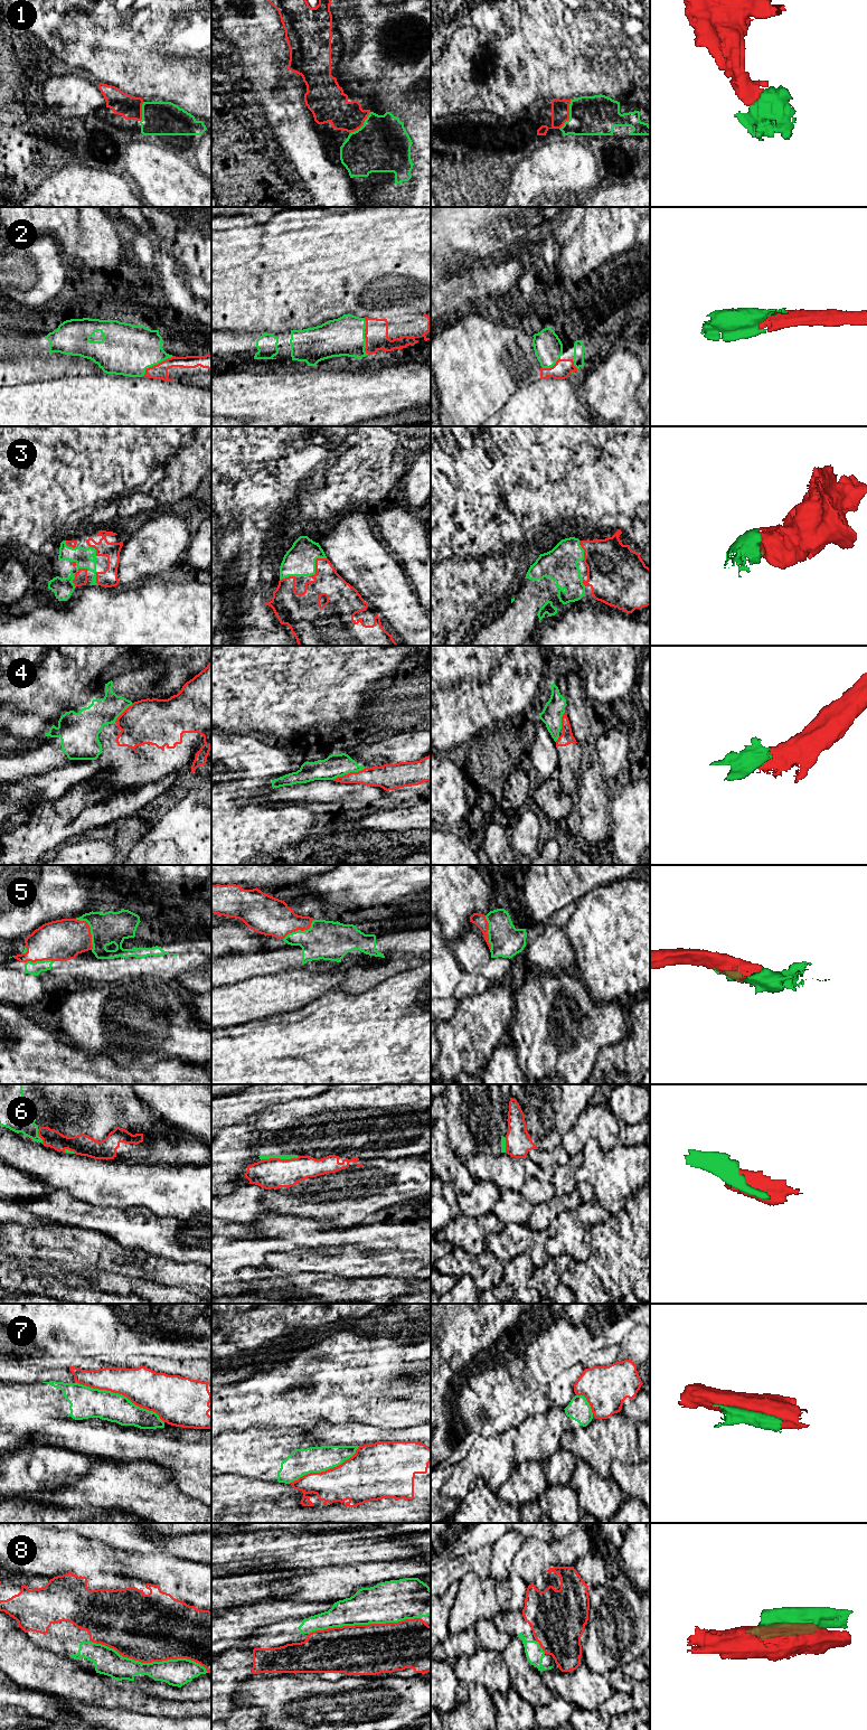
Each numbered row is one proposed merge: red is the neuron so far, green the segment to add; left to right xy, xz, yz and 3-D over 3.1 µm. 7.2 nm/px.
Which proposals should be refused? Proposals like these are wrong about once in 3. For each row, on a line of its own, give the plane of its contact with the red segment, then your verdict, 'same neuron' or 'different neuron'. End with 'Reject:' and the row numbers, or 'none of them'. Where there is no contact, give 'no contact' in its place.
1: yz | same neuron
2: xz | same neuron
3: xz | same neuron
4: xz | different neuron
5: xy | same neuron
6: xz | different neuron
7: xy | different neuron
8: xy | same neuron
Reject: 4, 6, 7

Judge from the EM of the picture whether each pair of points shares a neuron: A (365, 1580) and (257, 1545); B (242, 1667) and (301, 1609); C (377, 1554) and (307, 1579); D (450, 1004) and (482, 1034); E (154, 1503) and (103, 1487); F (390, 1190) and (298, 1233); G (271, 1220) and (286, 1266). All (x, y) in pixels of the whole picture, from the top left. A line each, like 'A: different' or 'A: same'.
A: different
B: different
C: different
D: different
E: same
F: different
G: same

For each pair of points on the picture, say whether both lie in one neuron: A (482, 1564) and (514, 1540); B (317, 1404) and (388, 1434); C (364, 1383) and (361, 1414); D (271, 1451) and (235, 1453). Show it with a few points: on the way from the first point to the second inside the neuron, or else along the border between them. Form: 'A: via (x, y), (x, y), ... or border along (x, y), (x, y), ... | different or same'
A: border along (493, 1545), (489, 1576) | different
B: border along (338, 1425), (361, 1422), (390, 1429) | different
C: border along (354, 1380), (357, 1384), (356, 1394), (375, 1392) | different
D: via (262, 1453), (244, 1453) | same

